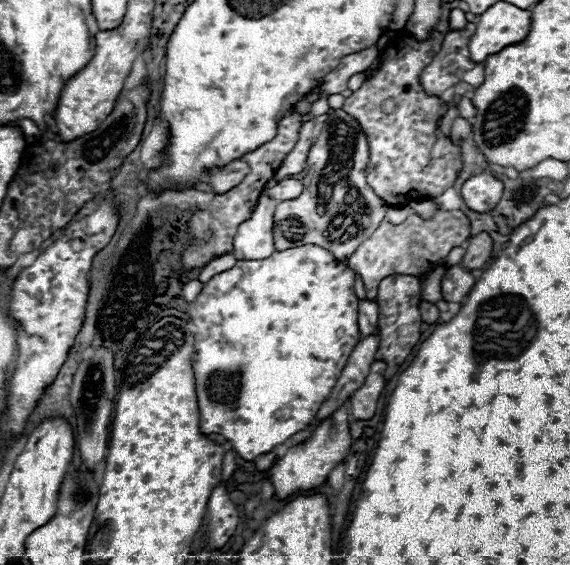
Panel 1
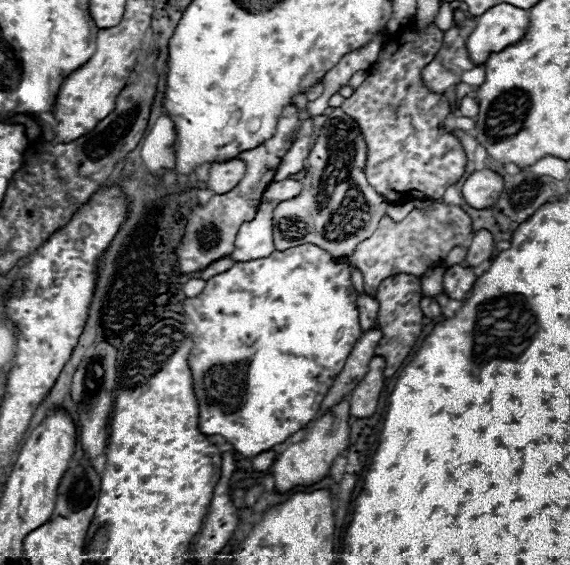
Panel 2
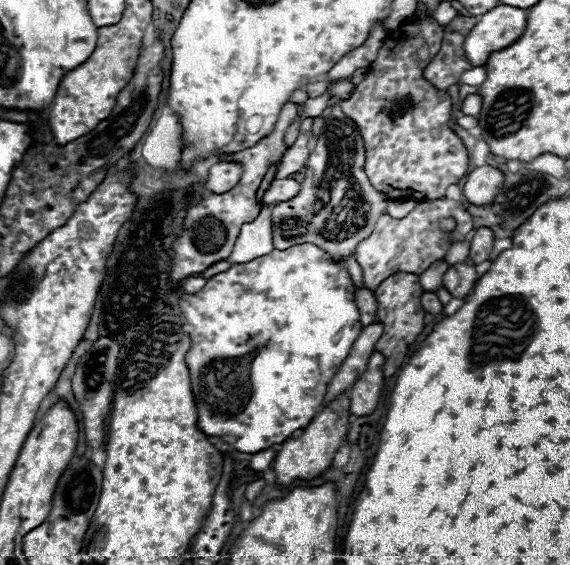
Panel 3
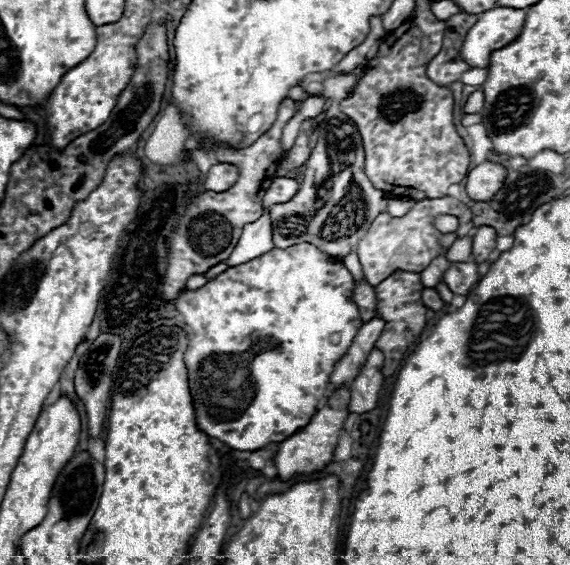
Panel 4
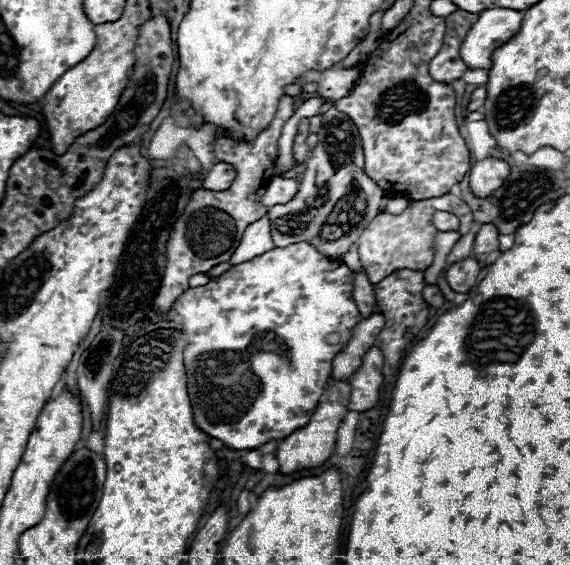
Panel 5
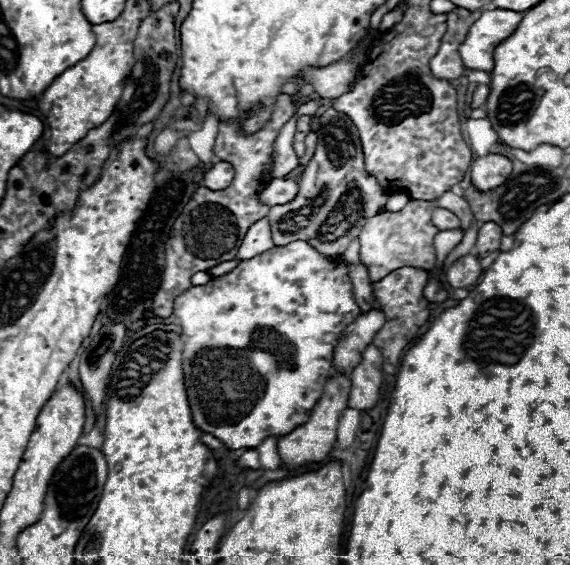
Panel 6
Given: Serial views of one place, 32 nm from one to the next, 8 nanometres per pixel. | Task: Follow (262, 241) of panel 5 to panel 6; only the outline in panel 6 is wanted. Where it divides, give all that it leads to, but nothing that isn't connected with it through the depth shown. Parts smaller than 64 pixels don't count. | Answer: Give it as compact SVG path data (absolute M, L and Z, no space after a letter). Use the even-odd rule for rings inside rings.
M262 218L248 228L248 232L238 248L236 260L250 260L250 258L270 250L272 246L274 246L274 242L270 236L270 222L266 218Z

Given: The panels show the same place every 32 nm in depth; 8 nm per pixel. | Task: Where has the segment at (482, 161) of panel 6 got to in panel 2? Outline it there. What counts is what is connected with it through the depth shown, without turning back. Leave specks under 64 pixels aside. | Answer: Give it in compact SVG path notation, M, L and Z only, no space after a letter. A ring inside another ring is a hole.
M484 168L480 172L474 172L462 186L462 196L466 200L468 206L476 208L476 210L484 210L484 208L492 208L496 204L496 200L500 198L502 192L502 178Z

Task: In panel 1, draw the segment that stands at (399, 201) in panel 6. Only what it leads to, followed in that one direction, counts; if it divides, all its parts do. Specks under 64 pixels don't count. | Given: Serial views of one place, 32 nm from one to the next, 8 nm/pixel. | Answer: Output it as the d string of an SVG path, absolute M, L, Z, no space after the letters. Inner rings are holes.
M402 206L402 208L388 208L388 216L386 216L386 220L390 222L390 224L402 224L408 216L410 216L410 208L408 206Z

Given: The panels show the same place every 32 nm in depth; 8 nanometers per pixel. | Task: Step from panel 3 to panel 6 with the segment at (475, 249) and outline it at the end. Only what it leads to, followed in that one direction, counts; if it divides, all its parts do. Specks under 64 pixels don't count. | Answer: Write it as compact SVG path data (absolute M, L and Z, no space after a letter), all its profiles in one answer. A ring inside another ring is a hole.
M486 222L480 226L478 230L478 238L476 238L476 256L484 258L488 256L490 252L498 250L500 248L500 238L502 238L502 230L498 224L494 222Z

